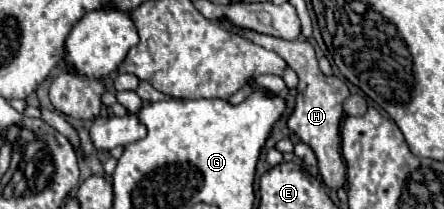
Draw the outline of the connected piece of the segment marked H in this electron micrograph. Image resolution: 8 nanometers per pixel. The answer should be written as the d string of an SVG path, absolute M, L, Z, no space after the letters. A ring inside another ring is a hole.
M239 29L237 33L241 33L243 37L251 39L253 43L265 47L265 49L273 49L275 53L279 53L289 67L293 67L299 75L299 85L297 85L297 103L293 113L289 115L289 129L299 135L299 139L303 143L307 143L317 159L319 159L319 173L323 183L337 191L339 187L345 185L345 163L341 157L341 117L343 117L343 101L349 97L349 89L345 85L345 81L341 81L339 77L327 77L321 73L319 65L317 65L317 55L313 45L307 39L295 39L295 41L287 41L287 39L279 39L279 37L269 37L269 35L261 35L261 33L253 33L253 31L245 31Z

